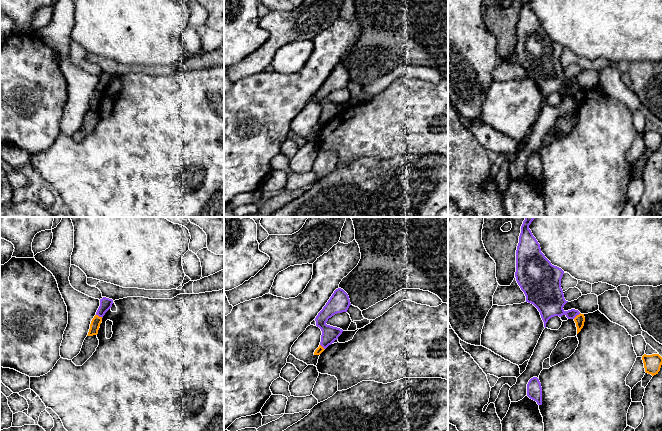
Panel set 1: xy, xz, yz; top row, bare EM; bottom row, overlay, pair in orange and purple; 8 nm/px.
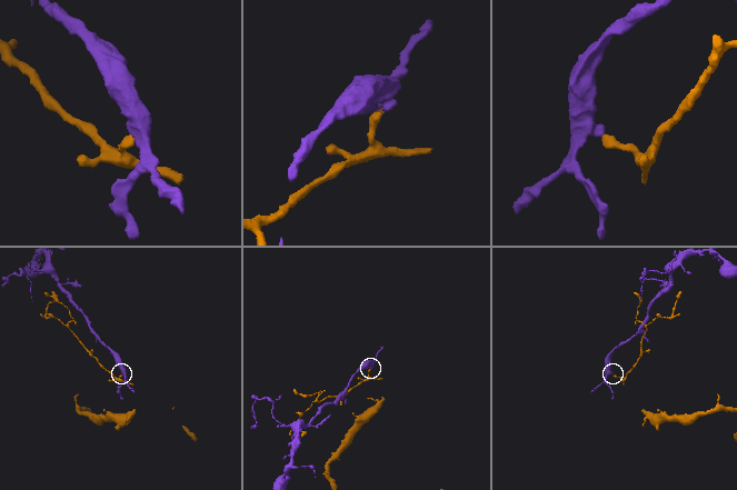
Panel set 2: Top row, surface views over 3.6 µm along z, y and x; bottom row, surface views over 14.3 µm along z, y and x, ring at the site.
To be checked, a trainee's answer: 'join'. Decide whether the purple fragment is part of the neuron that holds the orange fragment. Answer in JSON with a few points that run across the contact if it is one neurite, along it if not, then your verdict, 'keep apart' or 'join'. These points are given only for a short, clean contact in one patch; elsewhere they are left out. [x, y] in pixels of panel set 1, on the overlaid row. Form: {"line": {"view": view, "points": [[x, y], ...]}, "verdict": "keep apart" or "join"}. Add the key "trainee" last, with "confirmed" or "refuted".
{"line": {"view": "yz", "points": [[580, 313], [573, 318]]}, "verdict": "keep apart", "trainee": "refuted"}

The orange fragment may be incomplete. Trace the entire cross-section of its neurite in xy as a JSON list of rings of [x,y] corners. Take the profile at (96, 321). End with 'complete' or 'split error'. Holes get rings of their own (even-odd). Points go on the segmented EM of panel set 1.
[[[95,315],[91,321],[90,329],[87,336],[97,335],[101,322],[102,322],[102,317]]]; complete

